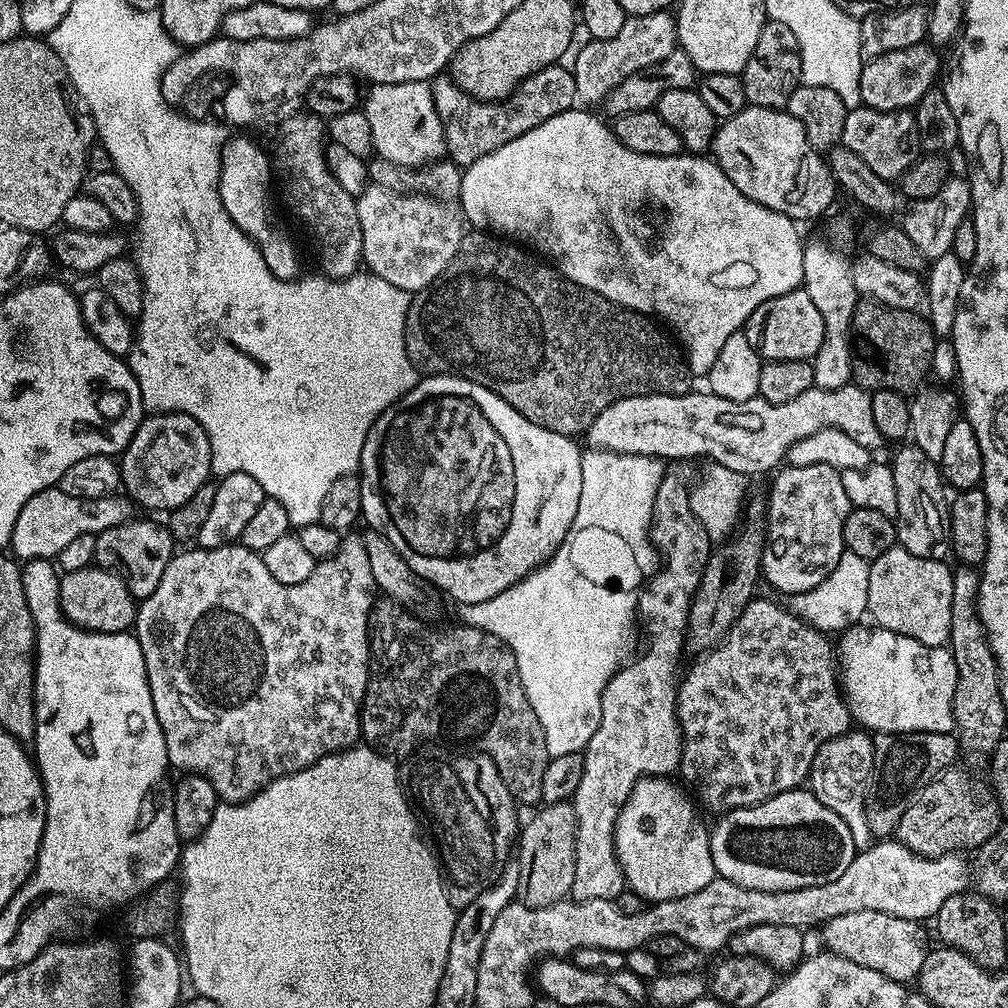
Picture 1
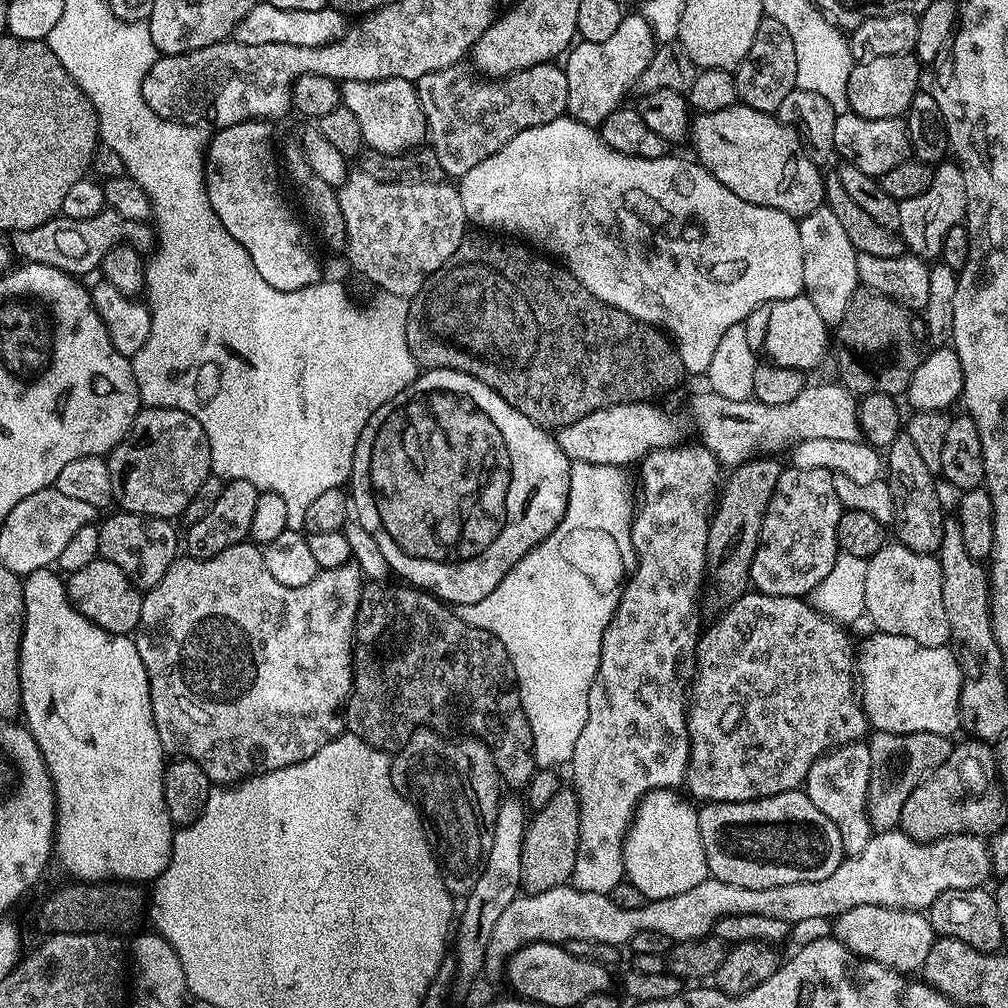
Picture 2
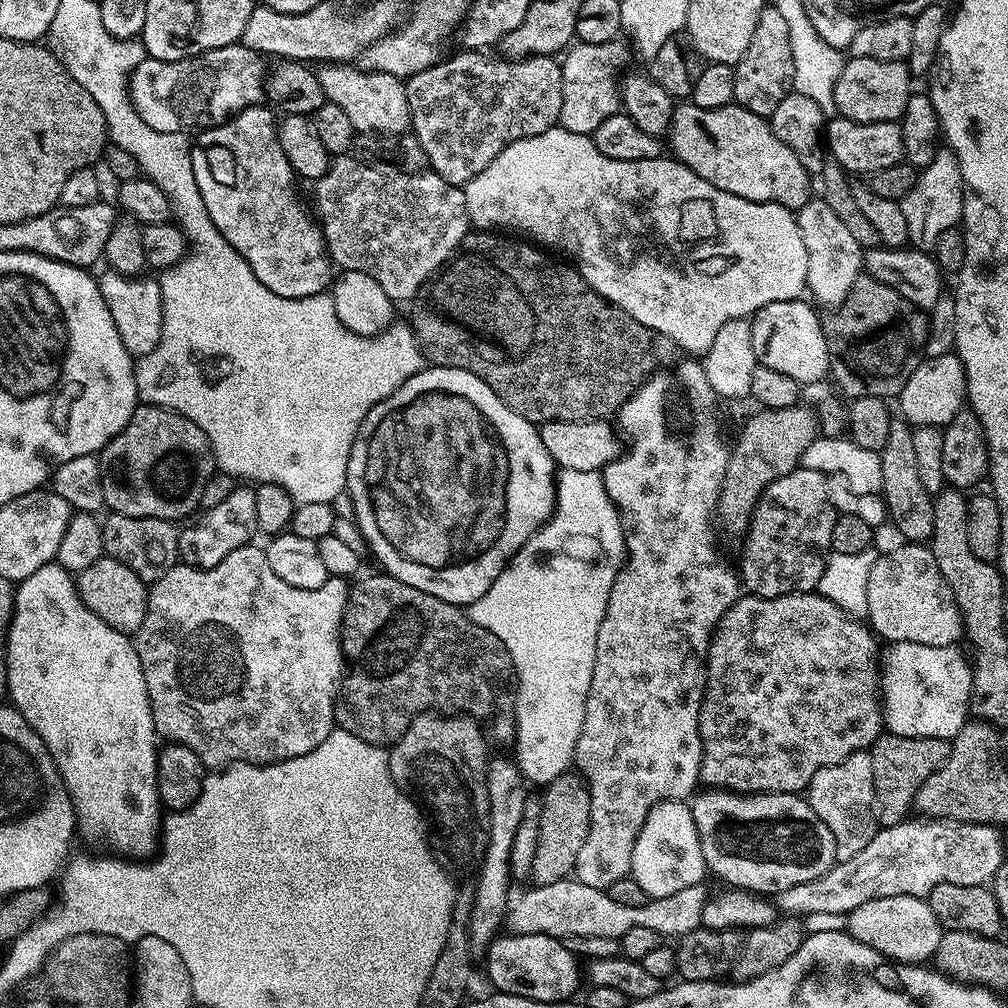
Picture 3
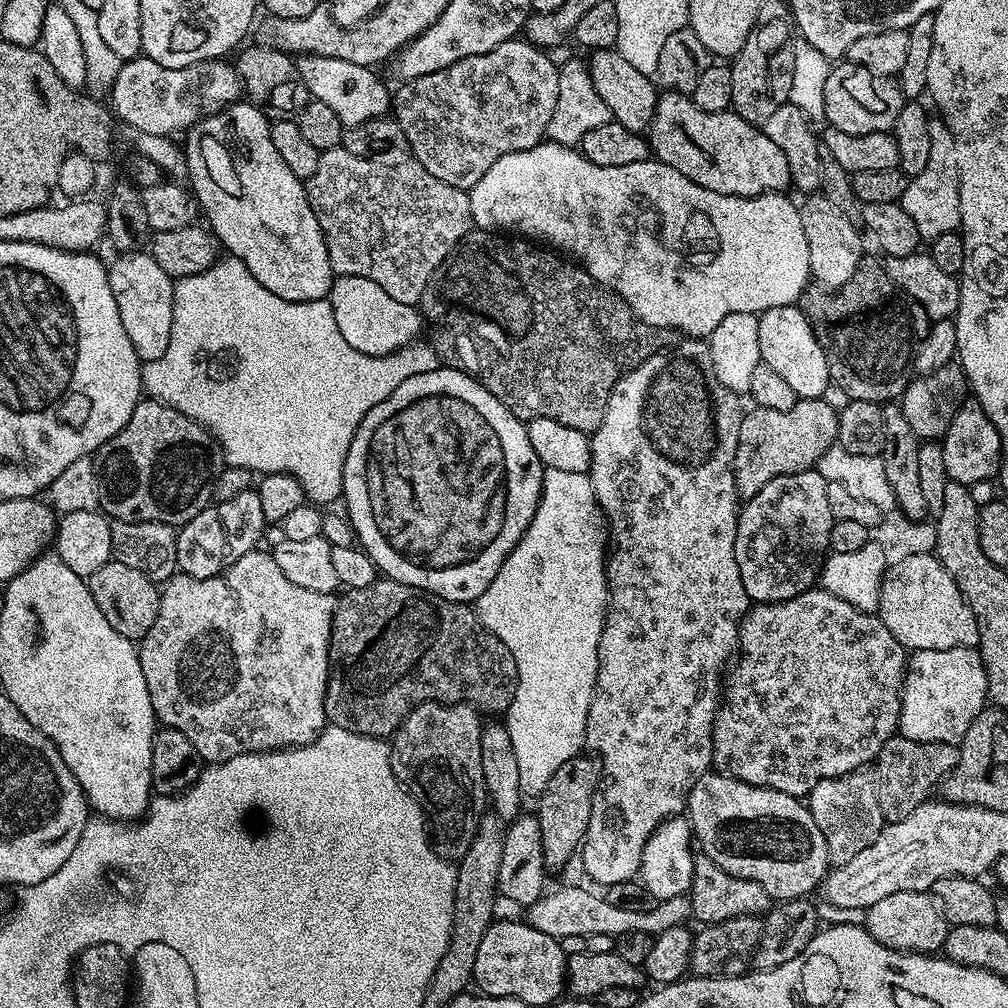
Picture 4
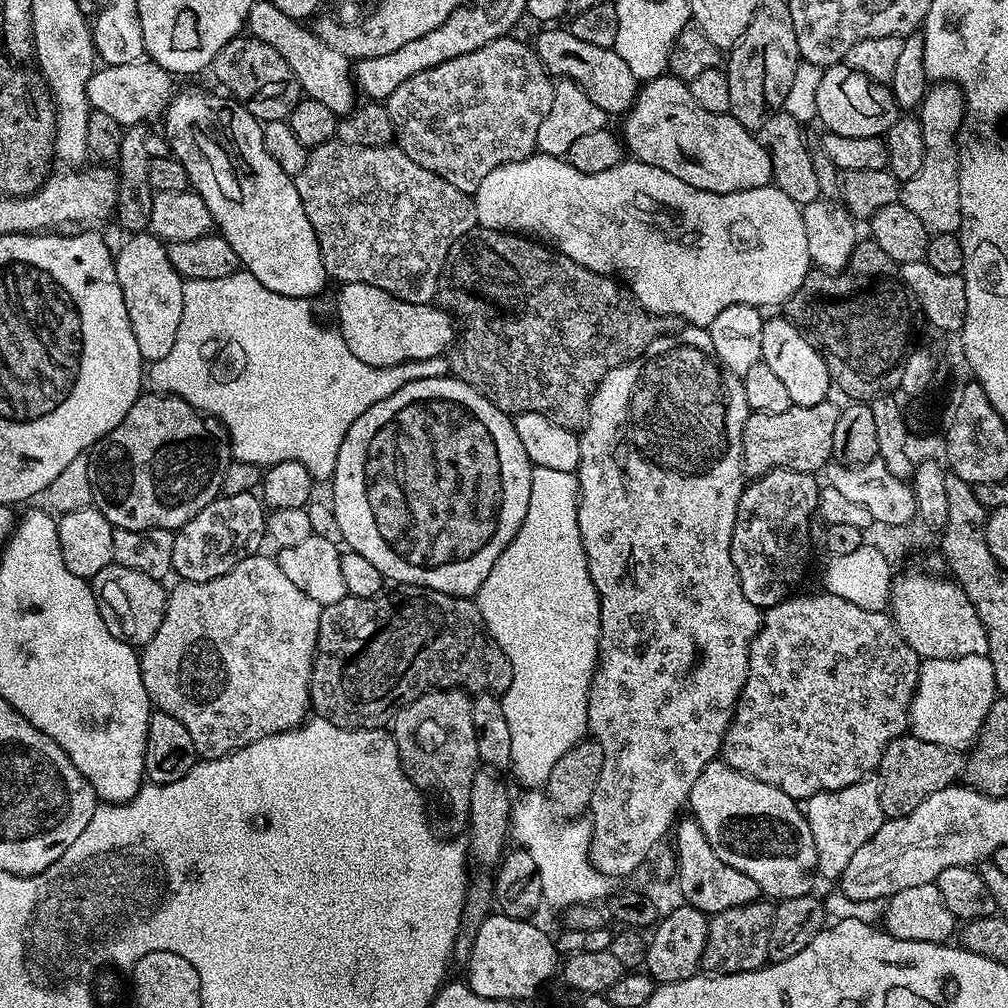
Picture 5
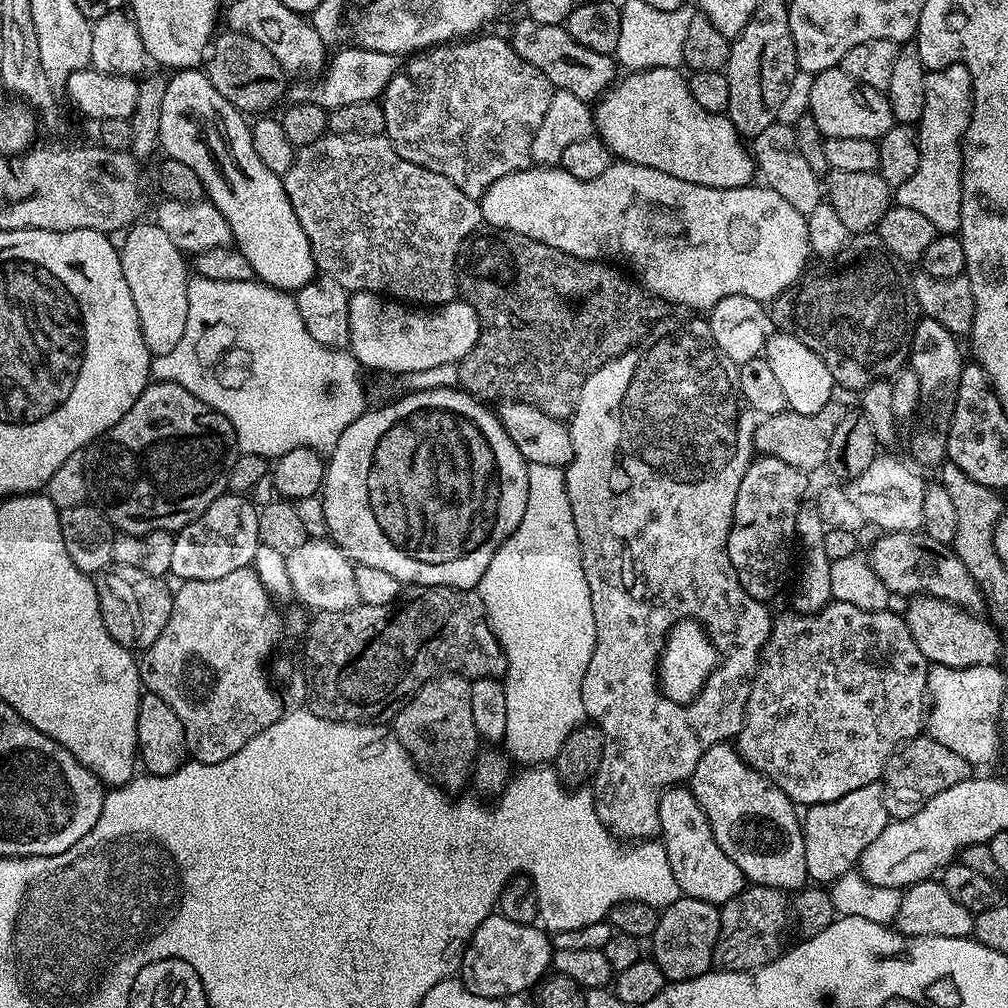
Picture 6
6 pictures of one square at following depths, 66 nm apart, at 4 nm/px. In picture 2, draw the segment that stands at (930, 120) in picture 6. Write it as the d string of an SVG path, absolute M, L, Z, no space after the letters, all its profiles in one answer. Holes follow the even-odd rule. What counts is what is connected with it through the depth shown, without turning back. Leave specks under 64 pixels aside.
M940 162L932 168L932 181L914 198L899 201L898 235L911 255L925 262L937 259L942 250L946 232L964 220L966 206L966 182L959 163Z

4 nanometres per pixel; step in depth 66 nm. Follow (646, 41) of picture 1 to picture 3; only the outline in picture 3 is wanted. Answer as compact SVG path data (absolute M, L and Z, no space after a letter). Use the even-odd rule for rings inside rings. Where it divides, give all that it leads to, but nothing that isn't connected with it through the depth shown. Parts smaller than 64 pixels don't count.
M617 38L605 44L573 43L563 53L560 69L562 70L562 110L559 127L570 130L574 134L589 135L606 118L613 114L611 107L604 108L604 96L615 97L618 92L618 75L616 71L628 60L630 48L623 39Z

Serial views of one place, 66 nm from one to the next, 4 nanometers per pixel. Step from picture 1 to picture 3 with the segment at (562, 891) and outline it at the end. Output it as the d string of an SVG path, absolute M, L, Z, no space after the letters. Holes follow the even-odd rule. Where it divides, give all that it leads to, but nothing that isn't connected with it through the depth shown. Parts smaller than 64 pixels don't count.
M575 771L563 772L543 789L540 801L542 814L530 878L535 885L550 885L567 879L573 873L578 853L590 830L588 781Z

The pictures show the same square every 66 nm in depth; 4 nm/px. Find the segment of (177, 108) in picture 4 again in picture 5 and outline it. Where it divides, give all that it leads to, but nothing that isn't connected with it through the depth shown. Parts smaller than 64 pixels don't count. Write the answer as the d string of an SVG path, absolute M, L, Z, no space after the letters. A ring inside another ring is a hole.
M151 59L135 60L129 64L109 64L97 67L86 86L88 107L91 111L110 114L114 122L131 126L144 124L148 120L159 121L172 103L178 84L173 73L152 63Z

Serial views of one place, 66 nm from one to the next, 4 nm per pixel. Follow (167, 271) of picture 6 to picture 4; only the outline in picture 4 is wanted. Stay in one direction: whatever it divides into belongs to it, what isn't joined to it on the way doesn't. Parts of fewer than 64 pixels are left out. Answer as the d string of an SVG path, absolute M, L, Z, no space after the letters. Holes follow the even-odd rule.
M141 250L139 252L126 252L115 257L113 264L107 265L110 290L114 294L114 302L118 304L118 318L122 318L122 327L126 329L126 335L134 350L140 356L141 361L147 362L154 358L162 358L166 354L166 346L170 346L170 322L174 320L174 280L169 277L152 254Z

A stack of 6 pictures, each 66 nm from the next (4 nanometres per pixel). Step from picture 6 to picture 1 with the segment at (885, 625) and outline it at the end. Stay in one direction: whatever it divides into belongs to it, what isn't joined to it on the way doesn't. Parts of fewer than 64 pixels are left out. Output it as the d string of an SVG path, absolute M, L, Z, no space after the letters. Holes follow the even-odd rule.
M754 598L738 614L738 618L730 626L730 630L724 635L724 640L716 648L703 653L700 660L692 669L683 673L682 679L676 689L676 717L680 723L680 737L682 738L682 754L678 776L692 787L691 795L698 801L701 809L709 808L715 814L733 812L739 808L749 808L755 804L766 802L772 796L790 791L791 788L799 788L809 779L812 771L812 763L818 754L818 750L828 740L833 740L849 731L853 727L852 712L848 709L848 703L844 701L842 689L838 679L838 652L827 635L811 628L810 625L796 616L783 603L775 604L772 600L760 600Z

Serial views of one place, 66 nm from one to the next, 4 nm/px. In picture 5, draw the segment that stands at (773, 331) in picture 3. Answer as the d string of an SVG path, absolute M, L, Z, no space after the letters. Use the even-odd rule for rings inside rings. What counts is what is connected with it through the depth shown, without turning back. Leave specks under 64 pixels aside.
M769 315L764 321L760 359L766 362L766 366L770 366L770 370L774 370L774 375L786 386L793 405L814 406L818 402L829 399L828 388L831 389L833 383L828 376L822 354L791 320L783 315L780 316Z

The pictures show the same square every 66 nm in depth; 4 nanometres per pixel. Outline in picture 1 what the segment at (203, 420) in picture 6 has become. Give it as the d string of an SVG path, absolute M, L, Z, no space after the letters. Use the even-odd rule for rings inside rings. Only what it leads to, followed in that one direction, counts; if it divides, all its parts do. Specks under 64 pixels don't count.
M157 412L145 415L130 442L119 453L120 483L127 499L144 508L167 514L182 506L203 484L209 483L212 451L206 430L190 414Z

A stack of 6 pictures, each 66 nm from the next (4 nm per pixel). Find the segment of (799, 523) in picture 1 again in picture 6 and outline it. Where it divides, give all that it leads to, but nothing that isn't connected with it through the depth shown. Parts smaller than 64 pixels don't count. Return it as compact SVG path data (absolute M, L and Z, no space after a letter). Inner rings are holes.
M757 455L749 464L746 474L742 474L742 482L738 486L738 498L732 511L732 525L728 535L728 553L730 562L738 574L738 582L746 590L746 594L755 600L771 601L771 596L780 592L784 579L788 576L788 567L792 564L792 544L797 543L796 519L800 505L805 503L804 491L808 488L809 477L799 468L790 466L790 462L782 462L782 458Z

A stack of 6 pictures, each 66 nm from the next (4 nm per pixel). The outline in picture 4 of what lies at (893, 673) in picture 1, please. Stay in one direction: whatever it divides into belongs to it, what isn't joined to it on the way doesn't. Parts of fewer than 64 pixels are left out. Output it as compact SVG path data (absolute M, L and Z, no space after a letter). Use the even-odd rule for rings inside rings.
M976 648L912 652L904 670L904 687L900 690L899 735L914 742L959 745L987 700L986 670Z

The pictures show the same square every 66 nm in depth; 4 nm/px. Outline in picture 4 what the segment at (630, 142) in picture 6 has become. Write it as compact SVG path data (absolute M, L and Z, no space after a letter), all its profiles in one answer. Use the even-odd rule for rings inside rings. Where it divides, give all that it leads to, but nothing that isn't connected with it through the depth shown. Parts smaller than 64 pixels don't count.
M664 90L659 93L656 113L646 129L649 149L655 159L674 166L690 182L727 196L761 196L763 192L783 193L792 183L786 154L770 142L763 127L746 122L731 110L707 112L685 93Z

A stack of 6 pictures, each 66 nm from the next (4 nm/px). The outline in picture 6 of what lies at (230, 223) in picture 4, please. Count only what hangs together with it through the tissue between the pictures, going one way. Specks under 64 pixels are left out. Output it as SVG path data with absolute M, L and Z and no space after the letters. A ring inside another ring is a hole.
M199 67L181 68L168 76L166 94L162 97L162 118L158 118L159 147L162 152L164 148L163 155L167 159L186 162L186 166L202 178L205 197L220 211L222 218L230 222L234 248L246 256L253 267L255 279L270 288L292 294L310 283L318 272L310 250L310 238L306 238L306 230L302 230L302 222L298 222L298 214L294 214L283 179L272 173L269 166L258 158L249 121L244 120L247 120L245 113L226 102L226 98L214 90L207 71Z

